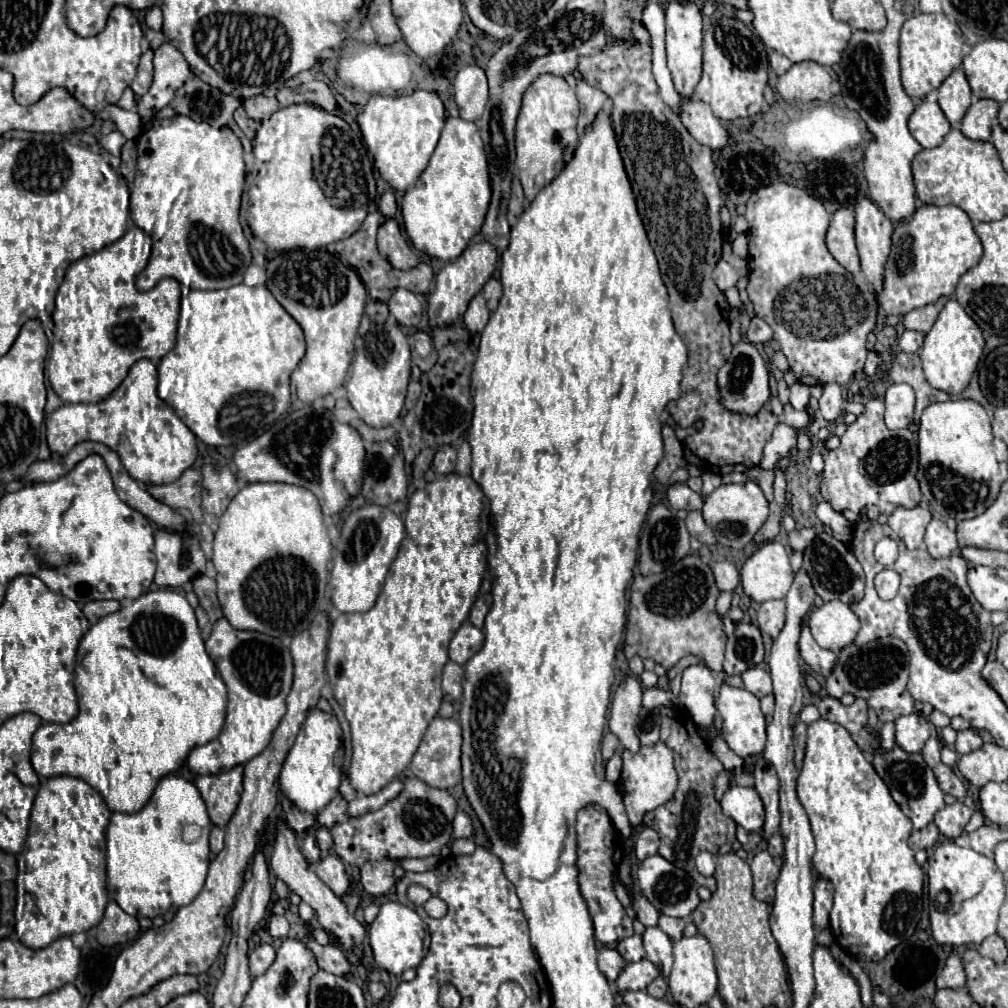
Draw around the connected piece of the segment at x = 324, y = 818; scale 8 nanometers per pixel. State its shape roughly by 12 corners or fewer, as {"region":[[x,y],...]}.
{"region":[[338,794],[320,814],[318,822],[332,828],[348,820],[348,802]]}

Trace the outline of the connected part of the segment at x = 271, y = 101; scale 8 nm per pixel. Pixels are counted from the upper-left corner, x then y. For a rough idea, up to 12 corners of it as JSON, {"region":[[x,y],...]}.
{"region":[[246,98],[248,118],[262,120],[280,108],[276,98]]}

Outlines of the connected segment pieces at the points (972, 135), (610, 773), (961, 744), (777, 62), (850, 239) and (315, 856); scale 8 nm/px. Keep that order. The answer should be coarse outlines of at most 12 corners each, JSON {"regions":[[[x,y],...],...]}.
{"regions":[[[976,100],[960,122],[970,140],[990,140],[996,100]],[[622,746],[606,762],[606,780],[616,782],[622,772]],[[960,730],[956,752],[968,754],[982,746],[976,730]],[[776,50],[768,54],[772,70],[778,76],[792,66],[784,54]],[[838,208],[826,232],[834,260],[860,272],[854,210]],[[314,830],[302,840],[302,856],[314,864],[320,860],[320,848]]]}

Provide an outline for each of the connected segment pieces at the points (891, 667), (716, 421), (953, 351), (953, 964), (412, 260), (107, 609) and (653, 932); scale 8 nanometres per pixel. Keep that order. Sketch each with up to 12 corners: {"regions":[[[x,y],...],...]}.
{"regions":[[[898,638],[840,650],[826,692],[852,694],[878,720],[912,714]],[[650,34],[582,56],[688,346],[668,404],[702,472],[760,464],[782,416],[728,412],[712,150],[664,106]],[[956,300],[926,334],[920,360],[932,388],[958,396],[984,336]],[[958,954],[936,972],[937,989],[964,988],[966,974]],[[398,222],[378,230],[378,250],[398,270],[416,268],[418,256],[406,244]],[[92,600],[82,612],[90,624],[120,608],[118,600]],[[658,926],[646,928],[646,958],[668,978],[672,940]]]}

